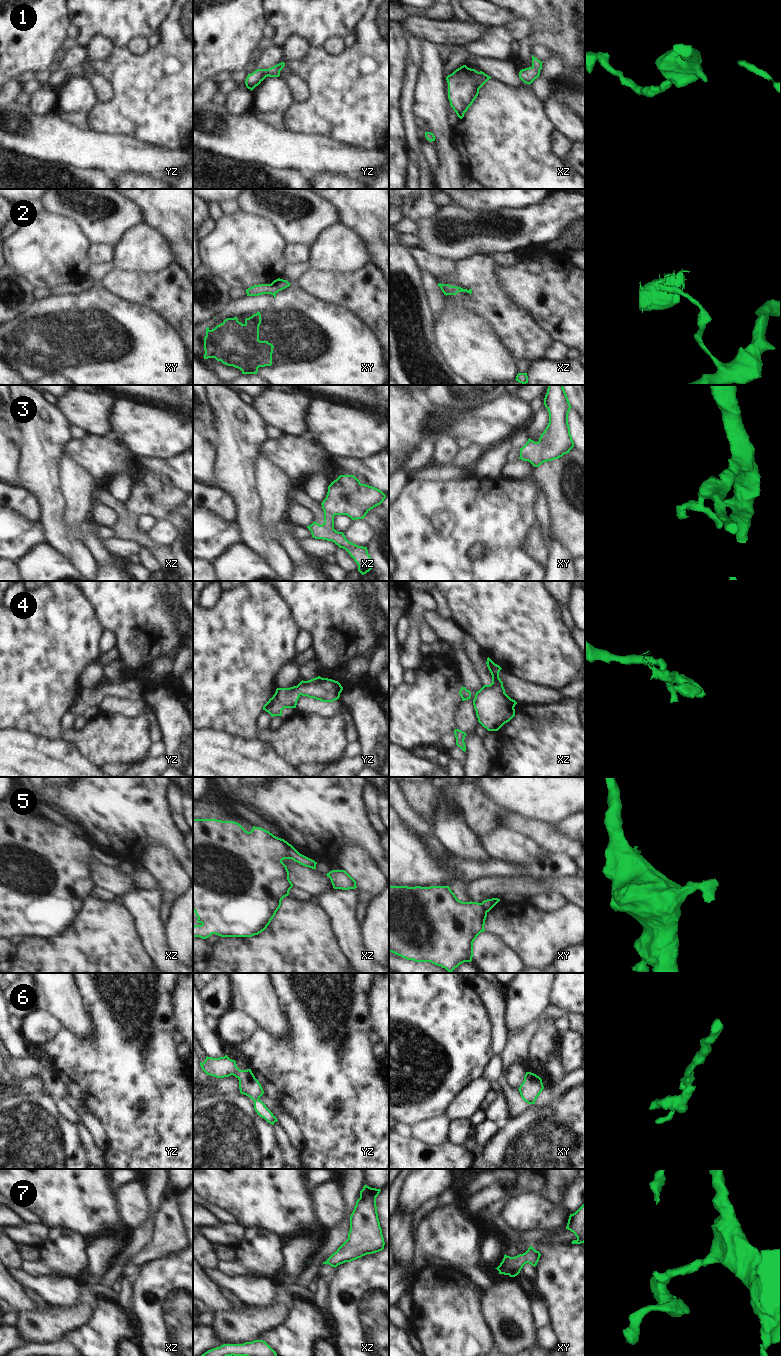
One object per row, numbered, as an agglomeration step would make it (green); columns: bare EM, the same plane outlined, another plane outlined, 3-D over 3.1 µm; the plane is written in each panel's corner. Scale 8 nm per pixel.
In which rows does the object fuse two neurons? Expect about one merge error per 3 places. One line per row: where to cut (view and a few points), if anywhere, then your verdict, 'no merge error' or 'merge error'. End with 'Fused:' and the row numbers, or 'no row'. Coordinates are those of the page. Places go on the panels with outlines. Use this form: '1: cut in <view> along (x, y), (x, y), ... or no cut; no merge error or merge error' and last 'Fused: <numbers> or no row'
1: no cut; no merge error
2: cut in xz along (467, 290), (470, 294); merge error
3: no cut; no merge error
4: no cut; no merge error
5: cut in xz along (287, 843), (287, 851), (291, 858); merge error
6: cut in yz along (258, 1099), (254, 1102); merge error
7: no cut; no merge error
Fused: 2, 5, 6

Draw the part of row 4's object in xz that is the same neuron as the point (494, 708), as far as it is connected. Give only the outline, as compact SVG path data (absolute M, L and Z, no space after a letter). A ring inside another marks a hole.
M489 657L486 664L492 675L492 683L476 692L473 705L478 722L488 731L498 731L515 716L514 707L517 702L505 693L499 678L502 668Z

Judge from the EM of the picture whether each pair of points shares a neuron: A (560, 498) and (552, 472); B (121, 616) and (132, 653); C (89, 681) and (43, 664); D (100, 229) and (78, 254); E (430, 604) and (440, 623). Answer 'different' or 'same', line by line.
A: same
B: same
C: different
D: different
E: different

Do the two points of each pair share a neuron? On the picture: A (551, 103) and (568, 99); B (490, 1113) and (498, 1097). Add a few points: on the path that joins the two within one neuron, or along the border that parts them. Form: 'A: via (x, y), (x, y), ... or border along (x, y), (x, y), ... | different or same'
A: border along (550, 95), (567, 105), (574, 112) | different
B: via (494, 1109), (497, 1106), (497, 1101) | same

